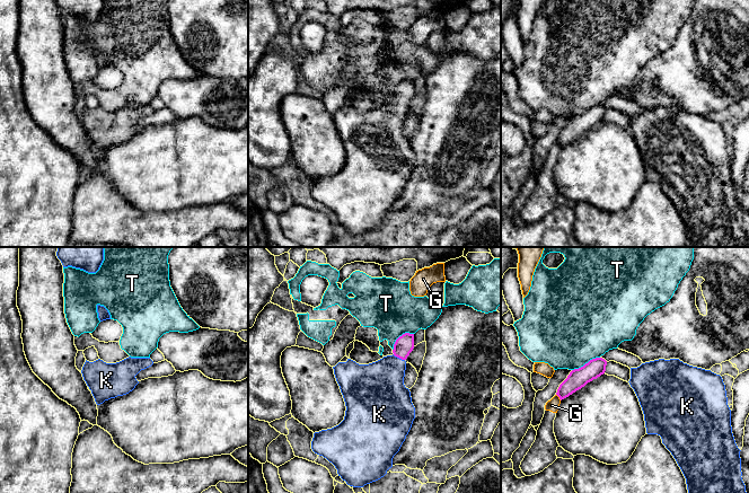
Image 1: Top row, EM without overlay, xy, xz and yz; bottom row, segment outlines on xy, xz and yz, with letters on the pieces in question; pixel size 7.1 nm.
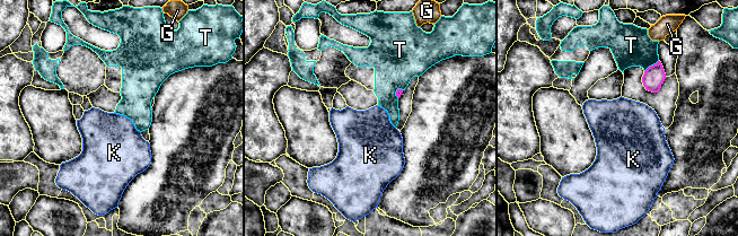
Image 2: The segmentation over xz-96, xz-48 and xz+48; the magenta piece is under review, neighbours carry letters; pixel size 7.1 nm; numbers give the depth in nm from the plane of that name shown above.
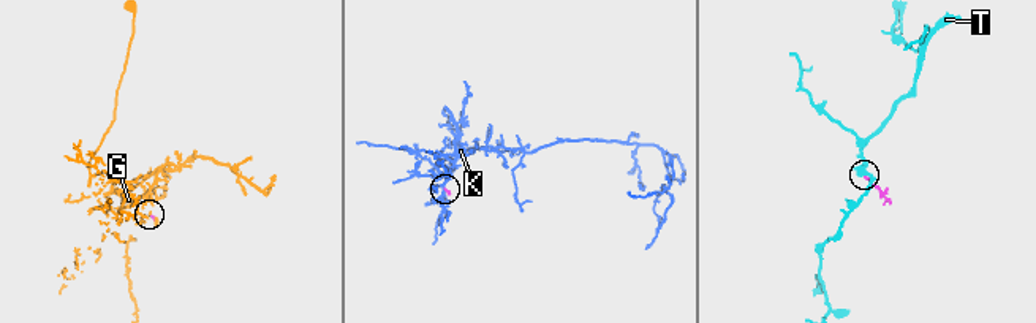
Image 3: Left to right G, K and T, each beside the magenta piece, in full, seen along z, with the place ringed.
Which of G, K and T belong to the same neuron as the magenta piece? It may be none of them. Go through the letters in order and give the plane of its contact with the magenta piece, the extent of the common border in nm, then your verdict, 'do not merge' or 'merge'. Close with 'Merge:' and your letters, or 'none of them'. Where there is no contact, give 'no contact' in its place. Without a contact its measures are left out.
G: yz | 60 nm | do not merge
K: xz | 100 nm | merge
T: xz | 200 nm | do not merge
Merge: K

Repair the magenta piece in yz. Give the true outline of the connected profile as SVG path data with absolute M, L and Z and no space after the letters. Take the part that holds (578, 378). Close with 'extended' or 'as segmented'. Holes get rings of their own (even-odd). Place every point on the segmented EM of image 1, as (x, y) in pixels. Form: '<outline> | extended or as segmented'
M602 358L590 360L583 367L574 369L567 378L559 385L556 395L564 399L584 387L588 382L597 379L606 371L607 361Z | as segmented

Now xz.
M414 334L399 336L393 355L359 364L347 359L334 369L346 411L344 420L336 426L314 433L311 449L337 469L338 476L353 487L363 487L376 482L393 467L393 458L399 451L415 419L411 391L404 385L406 359L414 349Z | extended

